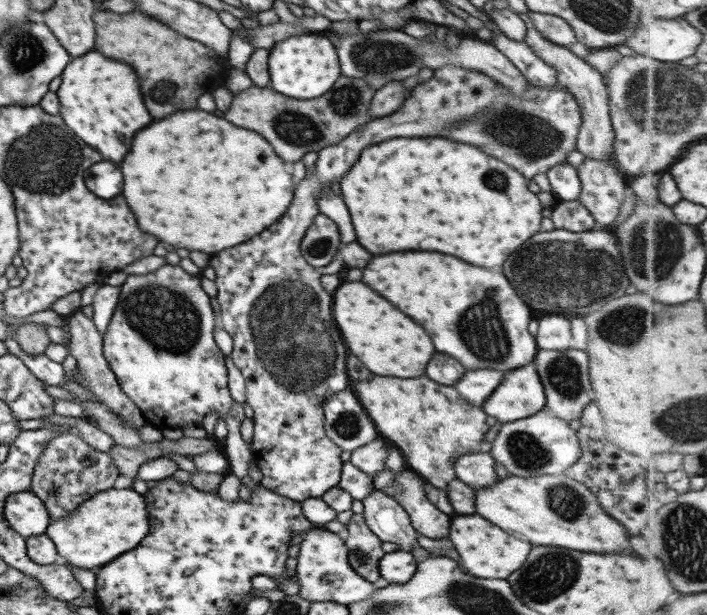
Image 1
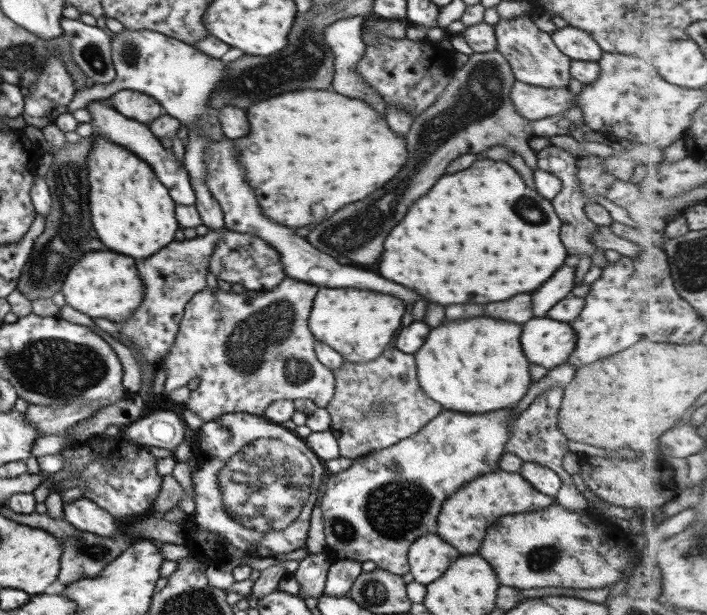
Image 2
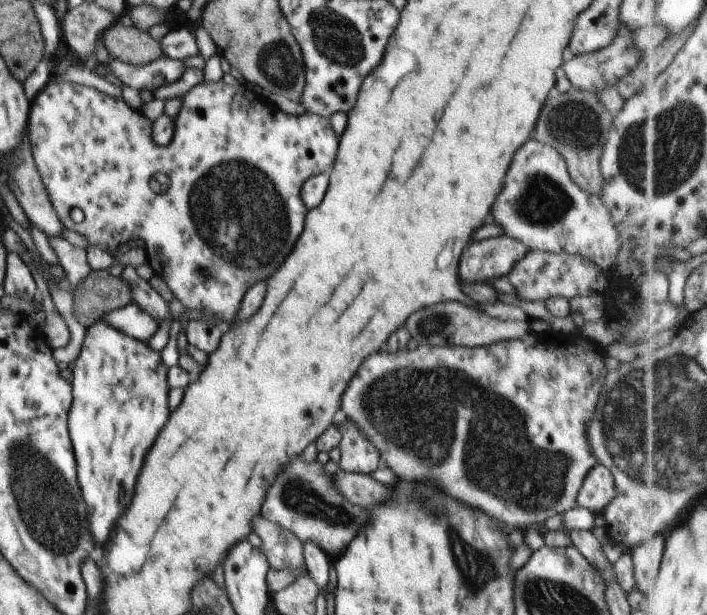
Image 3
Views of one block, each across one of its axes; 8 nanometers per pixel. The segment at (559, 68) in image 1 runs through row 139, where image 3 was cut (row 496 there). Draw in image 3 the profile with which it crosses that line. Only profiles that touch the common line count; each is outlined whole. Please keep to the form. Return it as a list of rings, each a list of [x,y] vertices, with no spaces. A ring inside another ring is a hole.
[[[595,463],[583,479],[576,494],[576,504],[601,514],[605,505],[613,498],[613,476],[608,468]]]

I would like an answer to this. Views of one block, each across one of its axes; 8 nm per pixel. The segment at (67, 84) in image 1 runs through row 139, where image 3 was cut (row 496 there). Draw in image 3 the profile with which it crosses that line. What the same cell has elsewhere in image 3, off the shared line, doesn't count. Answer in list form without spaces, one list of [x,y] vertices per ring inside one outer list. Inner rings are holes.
[[[100,319],[85,328],[84,339],[73,364],[75,366],[71,370],[70,382],[72,399],[67,415],[67,430],[75,454],[77,486],[81,488],[81,500],[85,502],[87,510],[87,530],[93,542],[97,546],[103,546],[109,540],[109,532],[113,530],[115,520],[127,510],[143,458],[169,416],[165,404],[167,368],[161,362],[159,353],[149,348],[147,342],[131,338]]]

